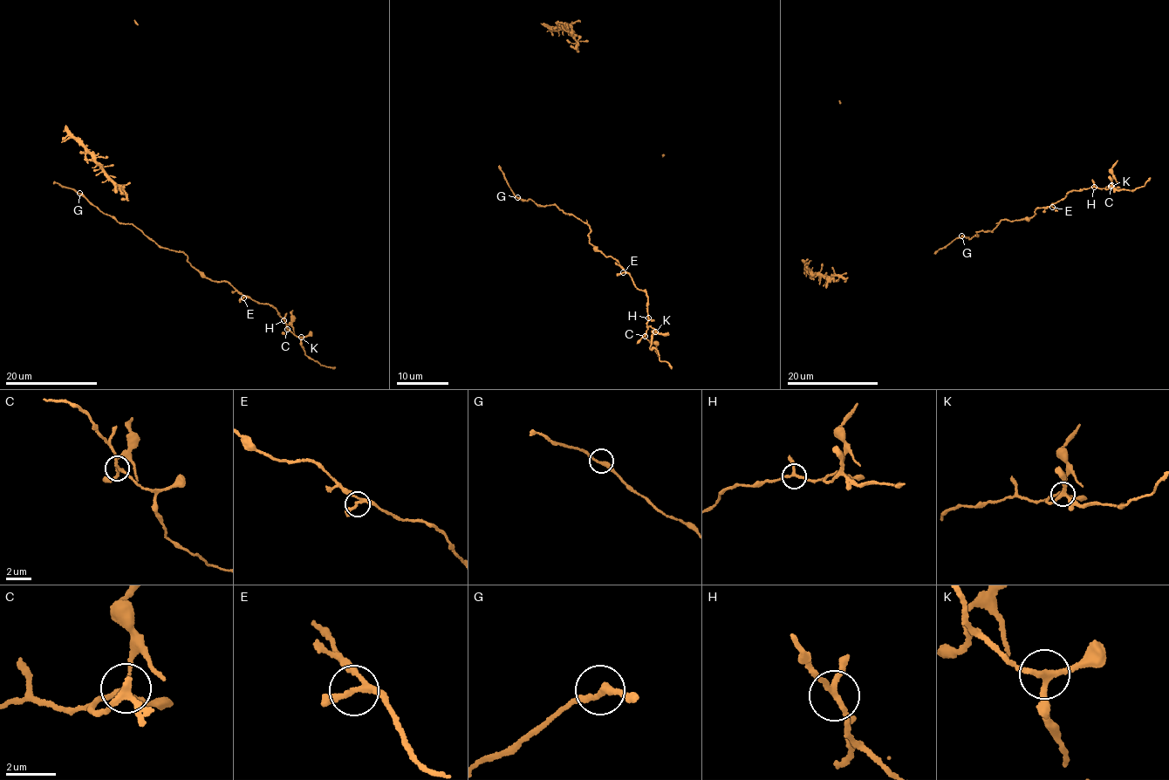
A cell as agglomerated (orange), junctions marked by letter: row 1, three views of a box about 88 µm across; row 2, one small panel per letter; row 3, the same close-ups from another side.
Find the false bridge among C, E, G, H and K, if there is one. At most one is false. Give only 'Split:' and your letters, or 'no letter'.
Split: C

